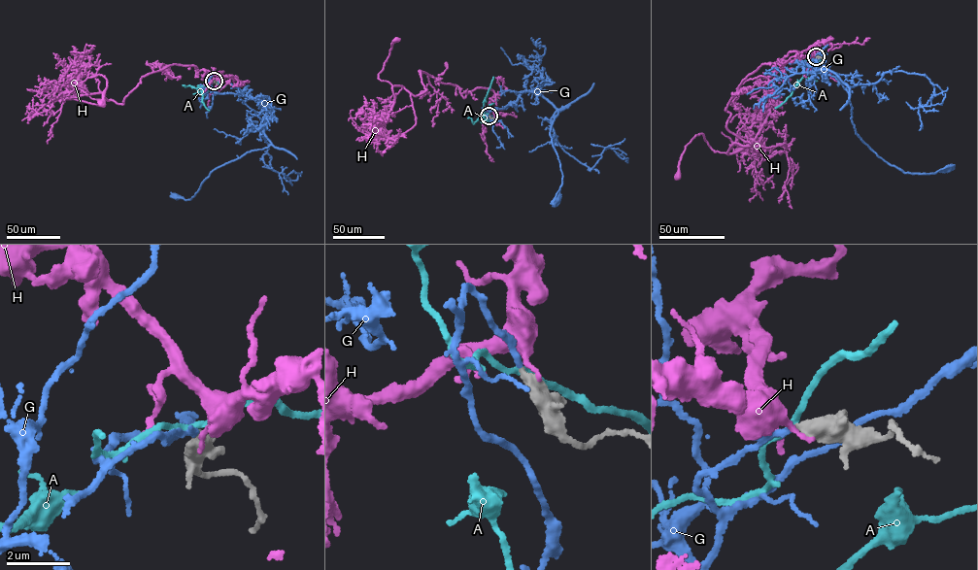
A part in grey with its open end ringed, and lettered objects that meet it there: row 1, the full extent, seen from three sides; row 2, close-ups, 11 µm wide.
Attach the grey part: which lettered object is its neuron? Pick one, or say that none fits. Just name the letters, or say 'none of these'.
G

